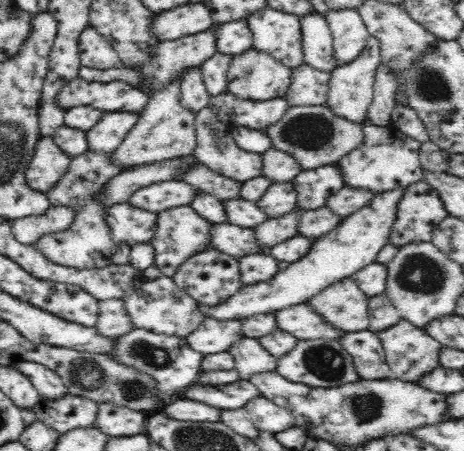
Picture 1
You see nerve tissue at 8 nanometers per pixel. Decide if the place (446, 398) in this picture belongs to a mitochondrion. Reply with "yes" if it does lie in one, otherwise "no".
no

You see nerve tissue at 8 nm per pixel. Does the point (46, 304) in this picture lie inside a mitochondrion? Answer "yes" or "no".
no

